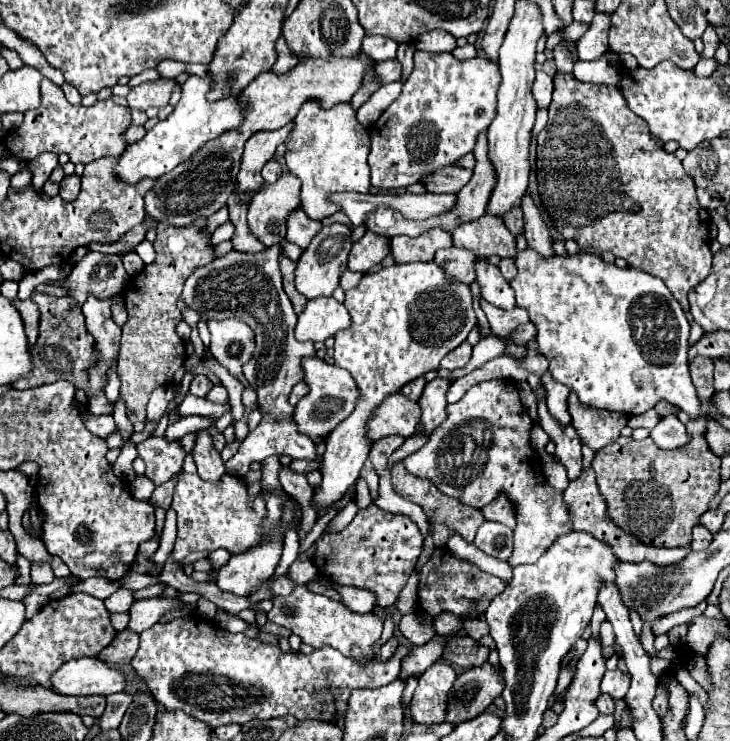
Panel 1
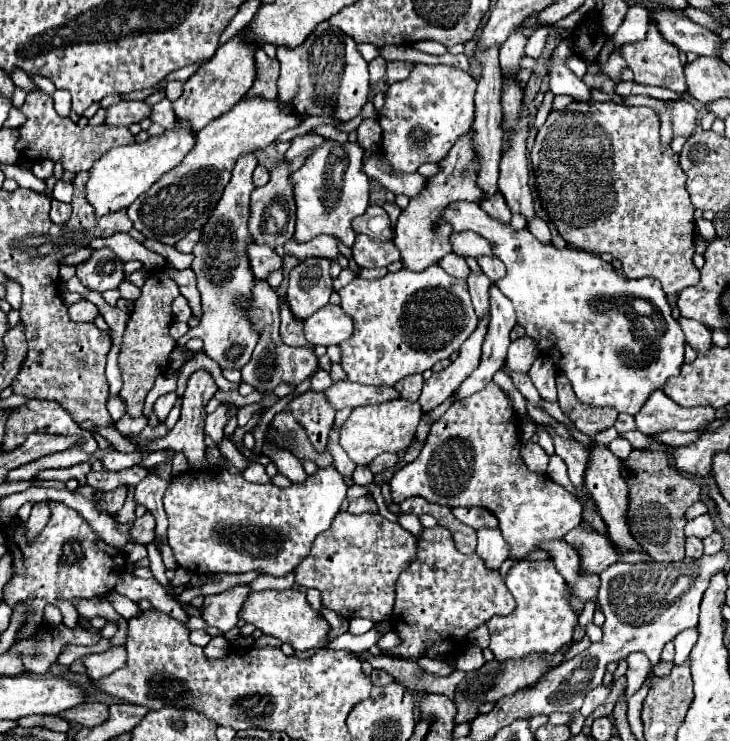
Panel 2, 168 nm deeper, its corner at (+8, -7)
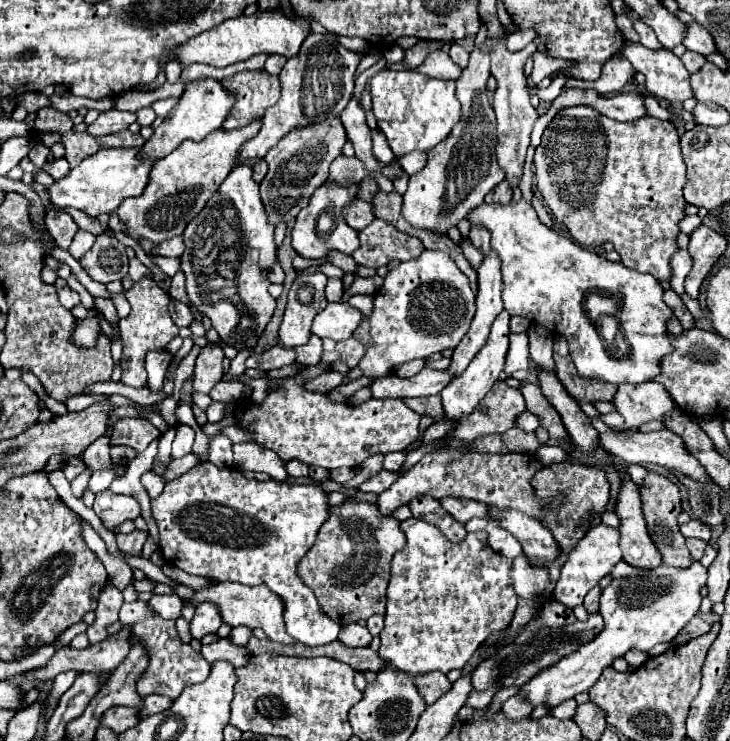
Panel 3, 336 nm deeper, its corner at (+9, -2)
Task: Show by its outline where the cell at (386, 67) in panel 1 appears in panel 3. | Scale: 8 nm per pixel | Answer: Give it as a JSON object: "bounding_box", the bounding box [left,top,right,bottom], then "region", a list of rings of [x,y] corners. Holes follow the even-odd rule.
{"bounding_box":[403,41,443,67],"region":[[[419,41],[415,47],[411,47],[409,51],[405,51],[405,59],[403,63],[407,63],[409,67],[419,67],[423,63],[423,59],[427,57],[429,51],[441,49],[443,43],[431,43],[431,41]]]}

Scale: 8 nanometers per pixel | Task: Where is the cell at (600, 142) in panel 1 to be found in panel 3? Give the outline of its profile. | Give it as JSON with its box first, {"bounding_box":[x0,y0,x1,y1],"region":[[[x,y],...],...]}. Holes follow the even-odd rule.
{"bounding_box":[535,107,687,281],"region":[[[591,107],[561,109],[535,149],[535,177],[555,219],[569,229],[581,247],[599,247],[611,241],[625,267],[651,273],[659,281],[671,279],[669,259],[679,249],[675,239],[687,203],[683,199],[685,163],[681,159],[679,135],[669,121],[643,117],[635,123],[619,123]]]}

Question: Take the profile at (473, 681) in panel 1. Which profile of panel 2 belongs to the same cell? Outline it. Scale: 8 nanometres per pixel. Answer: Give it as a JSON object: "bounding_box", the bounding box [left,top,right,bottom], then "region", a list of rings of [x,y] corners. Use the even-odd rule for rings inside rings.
{"bounding_box":[454,646,568,724],"region":[[[564,646],[560,652],[556,652],[556,656],[550,656],[550,658],[544,658],[544,660],[540,660],[538,656],[530,656],[526,660],[504,662],[502,666],[496,660],[492,660],[492,662],[486,662],[482,668],[468,672],[466,678],[460,682],[460,688],[456,688],[456,706],[458,706],[458,714],[454,718],[456,724],[472,722],[478,716],[478,706],[480,704],[484,704],[484,702],[496,704],[496,700],[500,700],[504,696],[510,696],[512,692],[518,692],[520,688],[526,688],[528,684],[536,682],[546,670],[550,670],[550,668],[554,668],[562,662],[562,654],[564,654],[566,648],[568,646]]]}

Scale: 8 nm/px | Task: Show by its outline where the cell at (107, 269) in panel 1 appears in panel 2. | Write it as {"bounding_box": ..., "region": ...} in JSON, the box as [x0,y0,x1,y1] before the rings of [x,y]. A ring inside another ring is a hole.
{"bounding_box":[76,248,124,292],"region":[[[102,248],[94,250],[90,260],[76,266],[76,278],[90,290],[106,292],[116,290],[120,280],[124,278],[122,272],[122,260],[114,256],[112,250]]]}

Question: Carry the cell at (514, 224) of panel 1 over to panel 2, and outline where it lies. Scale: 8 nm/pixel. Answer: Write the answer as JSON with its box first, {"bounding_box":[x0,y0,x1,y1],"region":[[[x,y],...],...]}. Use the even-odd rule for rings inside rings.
{"bounding_box":[480,192,512,224],"region":[[[496,192],[496,196],[484,200],[484,202],[480,204],[480,208],[482,208],[488,216],[492,216],[494,220],[500,220],[502,224],[510,224],[510,216],[512,216],[512,214],[510,214],[510,208],[508,208],[504,196],[500,196],[500,192]]]}

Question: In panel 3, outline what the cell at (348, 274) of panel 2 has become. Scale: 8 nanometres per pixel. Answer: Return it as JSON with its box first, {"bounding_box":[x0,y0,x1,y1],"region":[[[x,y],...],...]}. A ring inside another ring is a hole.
{"bounding_box":[325,279,343,301],"region":[[[329,279],[327,281],[325,297],[327,297],[327,301],[341,301],[341,297],[343,297],[343,283],[341,283],[341,279]]]}

